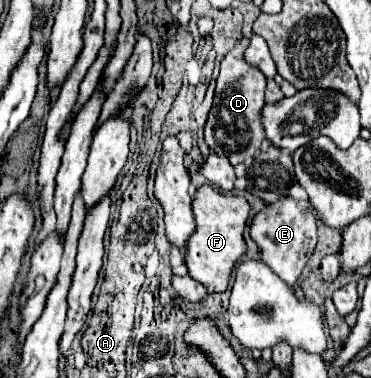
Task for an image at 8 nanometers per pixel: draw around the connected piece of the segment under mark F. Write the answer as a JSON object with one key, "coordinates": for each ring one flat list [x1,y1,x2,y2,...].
{"coordinates":[[202,185,194,195,192,211,196,219,196,231,190,237,188,251,184,255,188,275,200,281,208,291,222,293,228,289,234,267,246,255,244,229,246,229,246,219,250,217,250,205,244,197,218,191,212,185]]}

